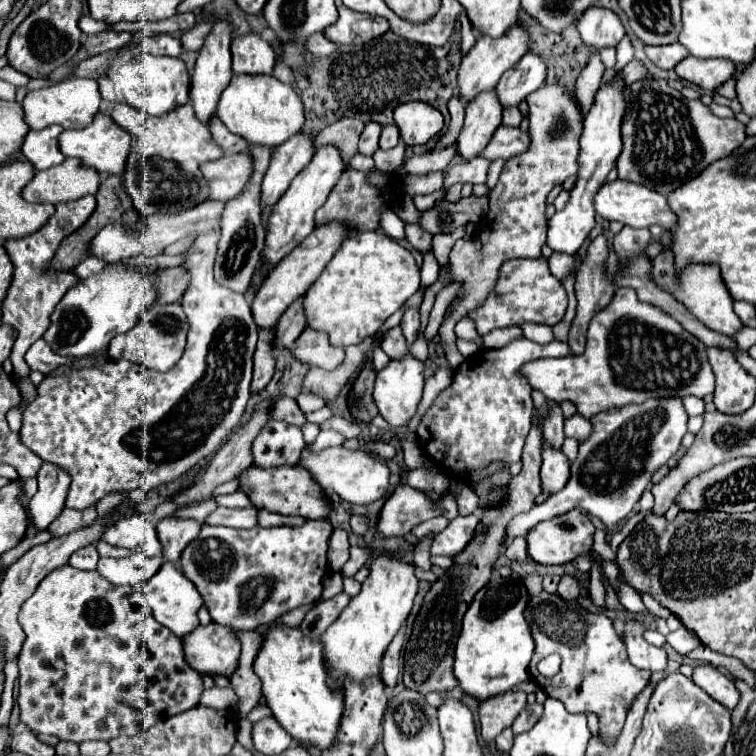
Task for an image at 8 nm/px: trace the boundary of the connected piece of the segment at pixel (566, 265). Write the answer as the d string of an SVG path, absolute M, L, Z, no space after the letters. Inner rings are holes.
M553 251L553 255L549 257L549 267L557 279L563 279L573 269L573 255Z

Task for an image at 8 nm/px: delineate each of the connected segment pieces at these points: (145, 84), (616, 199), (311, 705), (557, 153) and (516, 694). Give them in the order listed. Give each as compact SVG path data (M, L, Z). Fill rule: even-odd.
M141 53L115 69L115 83L125 103L149 115L163 115L189 101L191 79L185 69L185 63L175 57L155 57L149 53Z
M617 179L615 183L607 181L595 197L595 209L603 219L619 221L629 227L651 227L651 225L661 225L665 229L677 227L677 215L671 211L667 197L631 181L621 181L621 179Z
M273 625L267 631L267 643L255 659L255 673L263 681L263 695L281 727L299 743L307 743L317 751L335 747L345 695L343 689L331 685L331 673L325 663L323 645L305 637L299 629Z
M553 83L553 85L543 85L539 91L533 91L527 97L529 103L529 133L531 133L531 147L527 153L517 155L515 159L509 159L499 175L497 185L491 189L489 193L489 211L485 215L485 219L479 223L477 227L477 235L471 241L457 241L451 249L449 255L449 267L451 267L451 275L453 281L461 281L463 289L461 289L461 297L463 301L459 303L459 307L453 311L451 317L447 317L439 329L441 335L441 343L445 347L445 355L447 361L453 369L457 369L465 357L457 351L455 347L455 333L453 327L455 323L471 309L479 307L483 303L483 299L487 297L487 293L491 291L491 285L495 285L497 279L497 271L499 267L509 261L509 259L519 259L519 257L527 257L527 259L539 259L541 257L541 247L545 245L547 239L547 221L545 221L545 199L549 195L549 191L555 185L561 185L567 177L577 173L577 155L579 155L579 135L581 135L581 125L583 119L579 115L579 109L573 103L571 95L563 93L563 87Z
M507 691L495 699L485 699L479 703L479 723L481 737L493 741L503 729L511 727L519 711L527 705L527 695L523 691Z

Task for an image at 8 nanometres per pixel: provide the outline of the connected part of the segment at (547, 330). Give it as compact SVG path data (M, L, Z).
M523 323L521 329L523 329L523 335L535 343L551 343L555 339L553 327L547 327L541 323Z

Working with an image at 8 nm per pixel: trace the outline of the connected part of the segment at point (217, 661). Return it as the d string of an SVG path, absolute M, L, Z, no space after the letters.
M219 623L199 625L183 637L187 663L199 673L231 675L237 667L241 641L231 627Z

